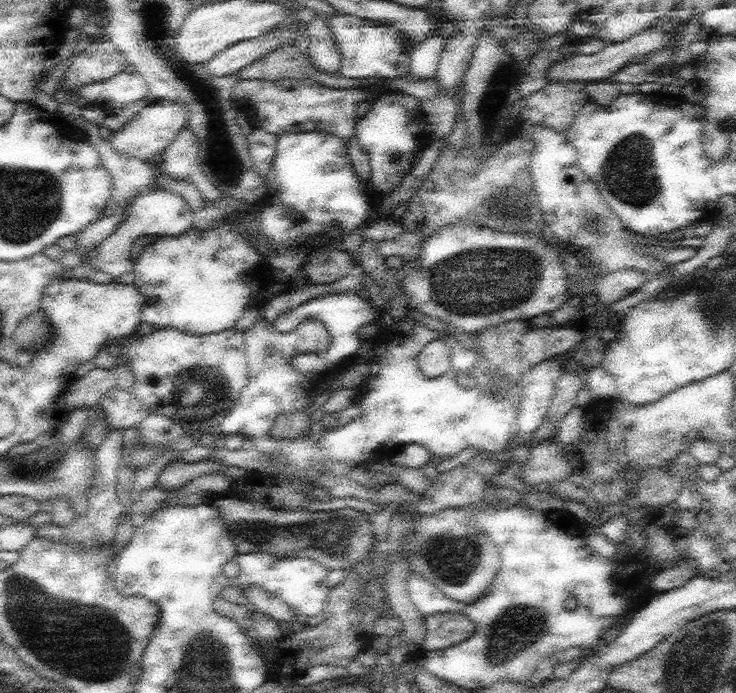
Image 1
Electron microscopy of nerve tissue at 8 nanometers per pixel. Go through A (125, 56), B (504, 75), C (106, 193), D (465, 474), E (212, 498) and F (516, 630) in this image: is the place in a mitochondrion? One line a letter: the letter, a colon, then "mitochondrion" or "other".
A: other
B: mitochondrion
C: other
D: other
E: other
F: mitochondrion

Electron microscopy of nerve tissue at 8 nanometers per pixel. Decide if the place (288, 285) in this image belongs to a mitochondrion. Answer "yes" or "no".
no

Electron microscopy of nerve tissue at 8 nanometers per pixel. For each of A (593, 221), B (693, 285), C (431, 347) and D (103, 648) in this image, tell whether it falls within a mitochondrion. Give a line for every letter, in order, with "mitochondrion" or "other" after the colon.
A: mitochondrion
B: other
C: other
D: mitochondrion

